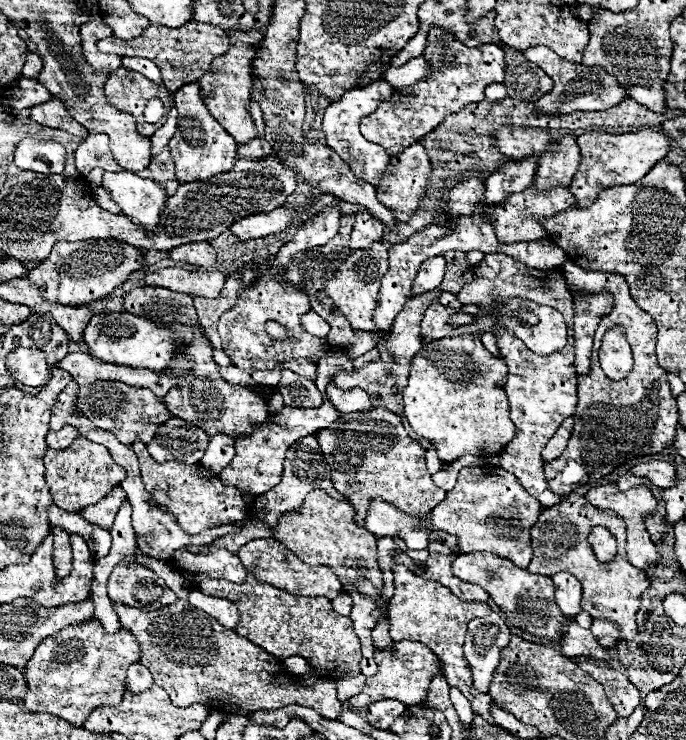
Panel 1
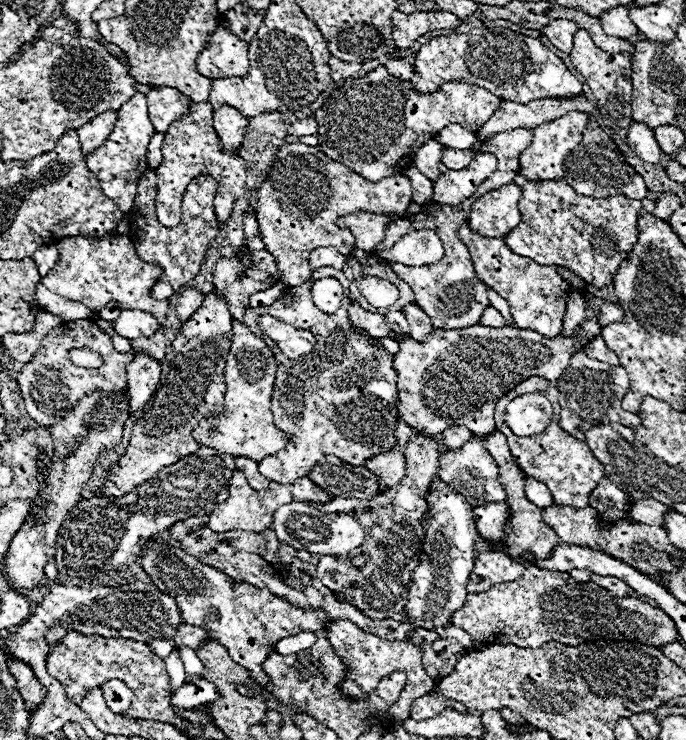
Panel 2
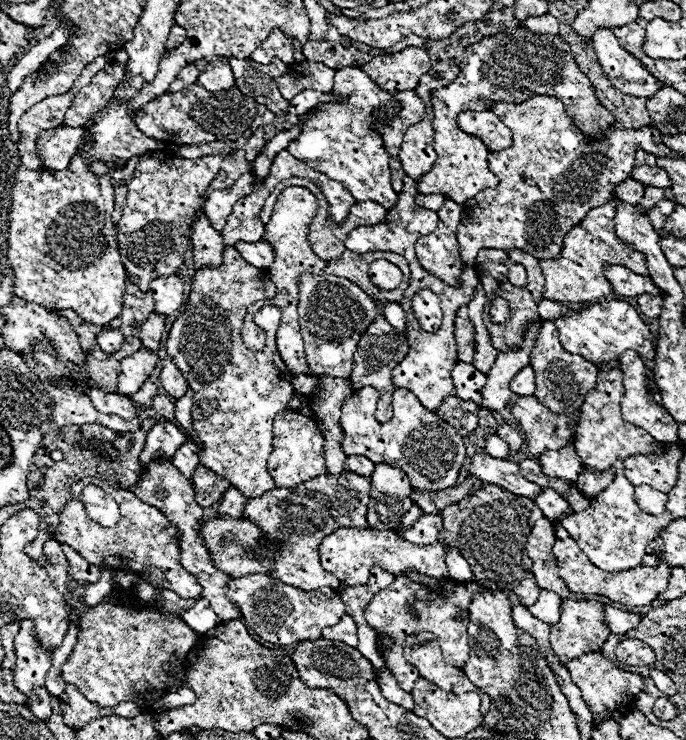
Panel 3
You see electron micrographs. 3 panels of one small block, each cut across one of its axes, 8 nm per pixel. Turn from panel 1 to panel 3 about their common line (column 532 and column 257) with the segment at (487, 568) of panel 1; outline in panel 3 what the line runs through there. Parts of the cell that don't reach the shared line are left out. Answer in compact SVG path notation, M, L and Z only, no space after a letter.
M250 574L242 578L230 578L226 596L234 602L244 622L250 630L254 630L262 640L272 642L276 646L290 646L302 640L318 640L326 626L334 626L344 616L344 602L340 594L328 596L322 590L300 590L274 580L268 574Z

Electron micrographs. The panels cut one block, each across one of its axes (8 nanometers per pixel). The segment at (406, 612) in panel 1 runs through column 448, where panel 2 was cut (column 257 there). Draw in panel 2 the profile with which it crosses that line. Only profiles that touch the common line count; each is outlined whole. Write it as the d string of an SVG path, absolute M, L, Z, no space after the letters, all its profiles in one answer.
M152 536L142 552L142 568L154 586L176 600L182 620L192 626L200 626L208 632L212 640L218 640L236 664L248 668L254 682L266 686L270 678L266 676L262 664L274 652L274 644L282 638L294 636L302 630L316 632L326 626L324 612L300 610L282 598L270 594L266 588L258 590L248 582L236 582L220 570L202 564L198 558L186 554L176 540Z

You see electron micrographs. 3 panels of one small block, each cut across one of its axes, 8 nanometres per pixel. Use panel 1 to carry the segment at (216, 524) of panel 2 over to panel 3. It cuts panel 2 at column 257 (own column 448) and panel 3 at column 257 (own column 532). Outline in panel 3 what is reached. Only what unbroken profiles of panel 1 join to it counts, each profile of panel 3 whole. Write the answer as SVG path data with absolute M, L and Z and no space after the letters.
M342 472L338 476L324 474L316 480L298 484L296 488L276 488L260 498L248 498L244 516L252 518L266 532L268 540L276 540L280 544L282 552L270 570L272 578L304 590L318 590L324 586L336 590L340 586L340 580L320 566L316 548L324 536L334 532L334 528L370 528L366 520L368 500L370 478L358 476L354 472Z

